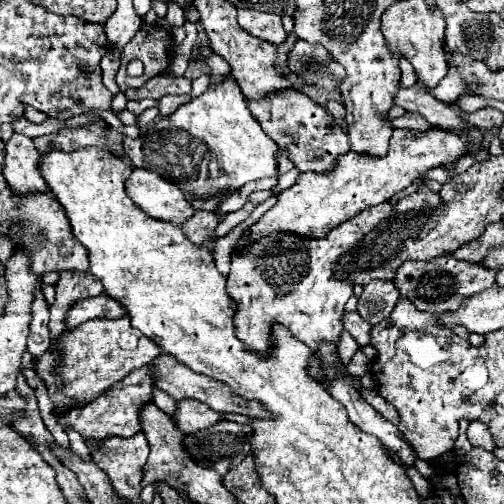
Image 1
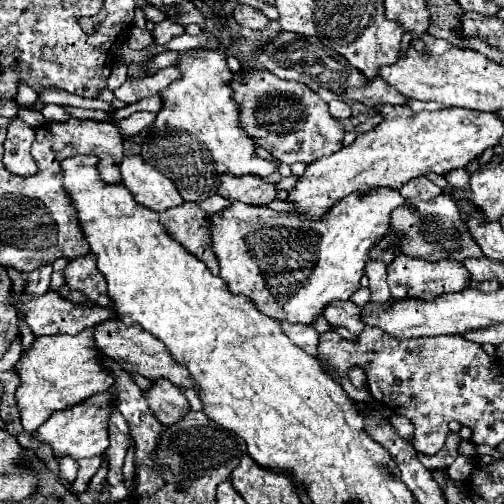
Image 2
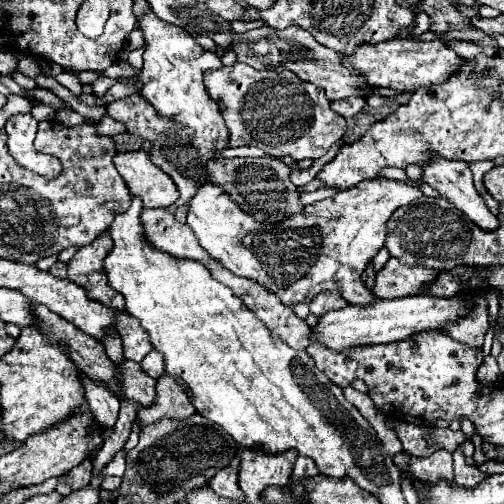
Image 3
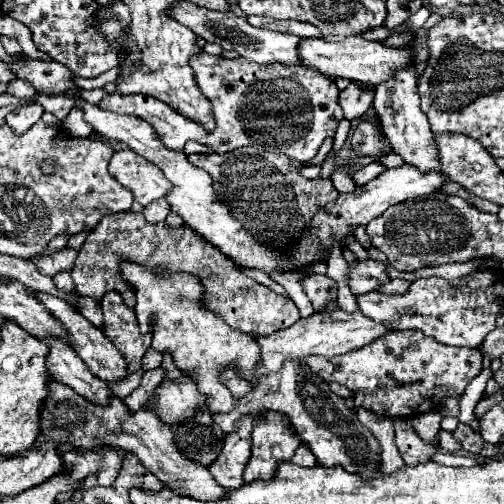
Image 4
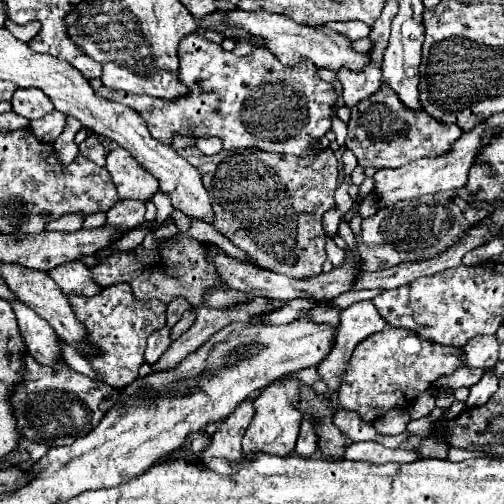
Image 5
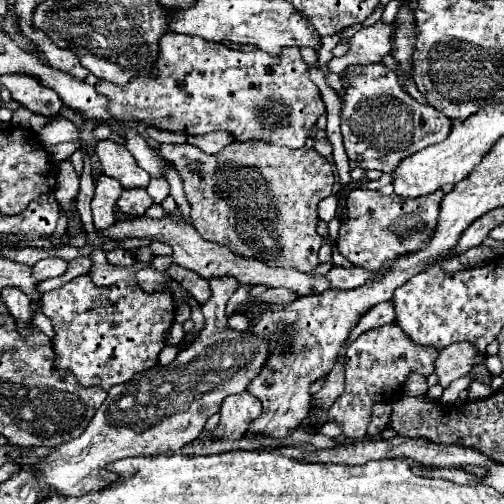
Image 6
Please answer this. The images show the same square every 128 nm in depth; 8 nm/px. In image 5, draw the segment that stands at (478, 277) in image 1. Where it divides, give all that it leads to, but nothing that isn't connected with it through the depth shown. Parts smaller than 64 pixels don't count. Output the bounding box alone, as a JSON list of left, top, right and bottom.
[204,244,360,300]

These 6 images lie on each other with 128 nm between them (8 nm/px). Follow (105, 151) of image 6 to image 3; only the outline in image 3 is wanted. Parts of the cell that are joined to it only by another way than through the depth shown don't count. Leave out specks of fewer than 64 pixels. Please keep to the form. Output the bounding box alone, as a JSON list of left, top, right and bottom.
[114,150,178,208]

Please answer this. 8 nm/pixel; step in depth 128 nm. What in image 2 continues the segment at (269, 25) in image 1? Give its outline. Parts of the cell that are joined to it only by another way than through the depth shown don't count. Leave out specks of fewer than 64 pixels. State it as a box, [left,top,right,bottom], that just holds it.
[232,6,268,30]

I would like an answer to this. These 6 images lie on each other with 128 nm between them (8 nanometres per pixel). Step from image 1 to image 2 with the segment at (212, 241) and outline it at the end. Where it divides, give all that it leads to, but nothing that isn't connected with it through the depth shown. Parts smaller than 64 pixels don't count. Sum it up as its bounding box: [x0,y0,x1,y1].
[158,202,218,274]

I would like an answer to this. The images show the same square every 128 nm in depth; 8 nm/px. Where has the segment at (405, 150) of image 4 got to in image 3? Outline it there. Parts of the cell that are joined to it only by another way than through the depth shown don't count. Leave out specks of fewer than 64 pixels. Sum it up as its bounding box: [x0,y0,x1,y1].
[422,152,498,230]

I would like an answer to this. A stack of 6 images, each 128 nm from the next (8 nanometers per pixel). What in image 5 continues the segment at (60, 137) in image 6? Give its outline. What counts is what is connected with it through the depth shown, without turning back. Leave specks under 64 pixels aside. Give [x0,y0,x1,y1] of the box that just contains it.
[30,112,66,144]

